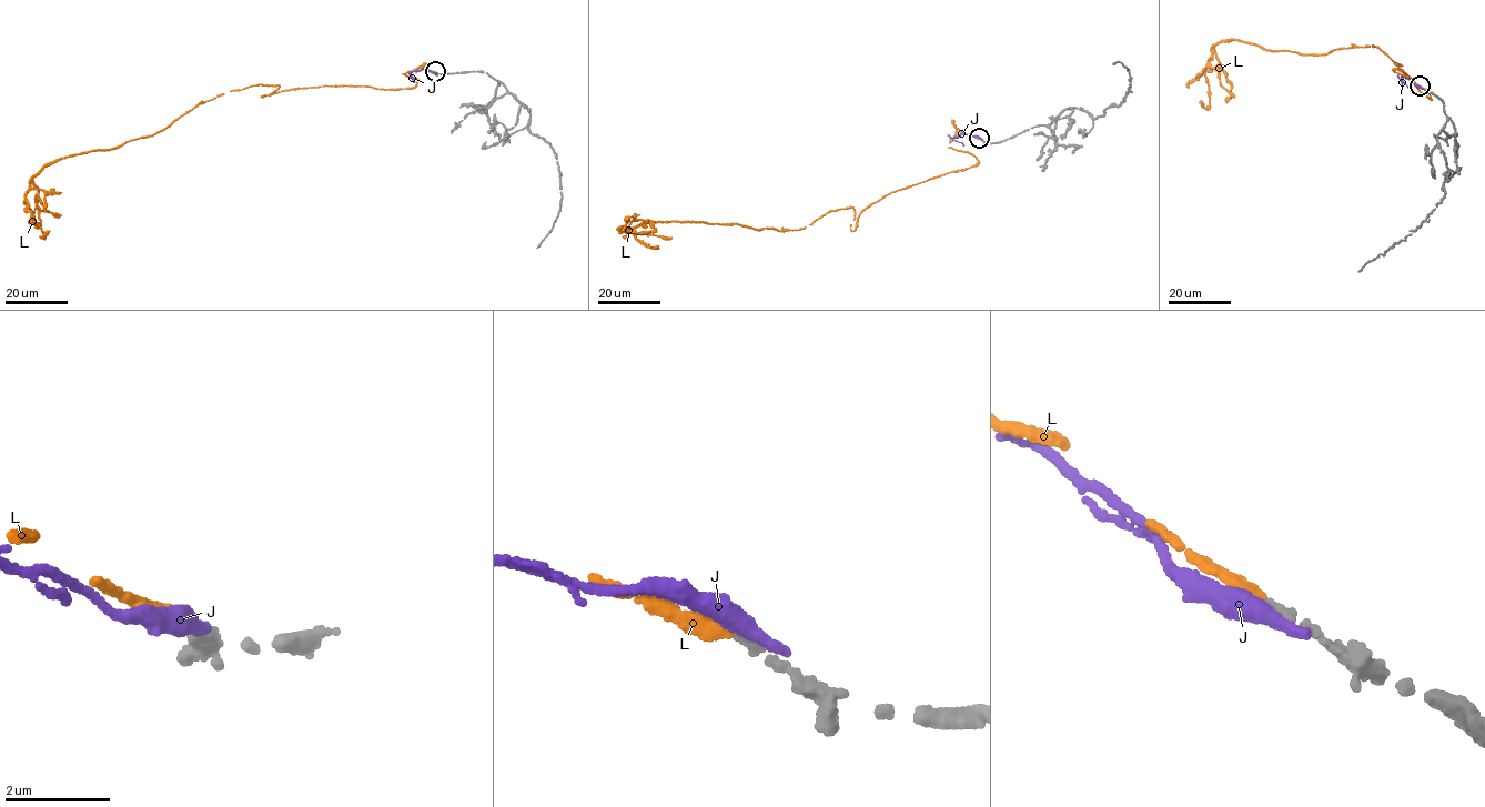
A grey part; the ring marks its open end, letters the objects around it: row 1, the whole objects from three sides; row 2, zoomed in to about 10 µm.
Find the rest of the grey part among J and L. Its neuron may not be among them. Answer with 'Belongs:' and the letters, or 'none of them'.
Belongs: L

